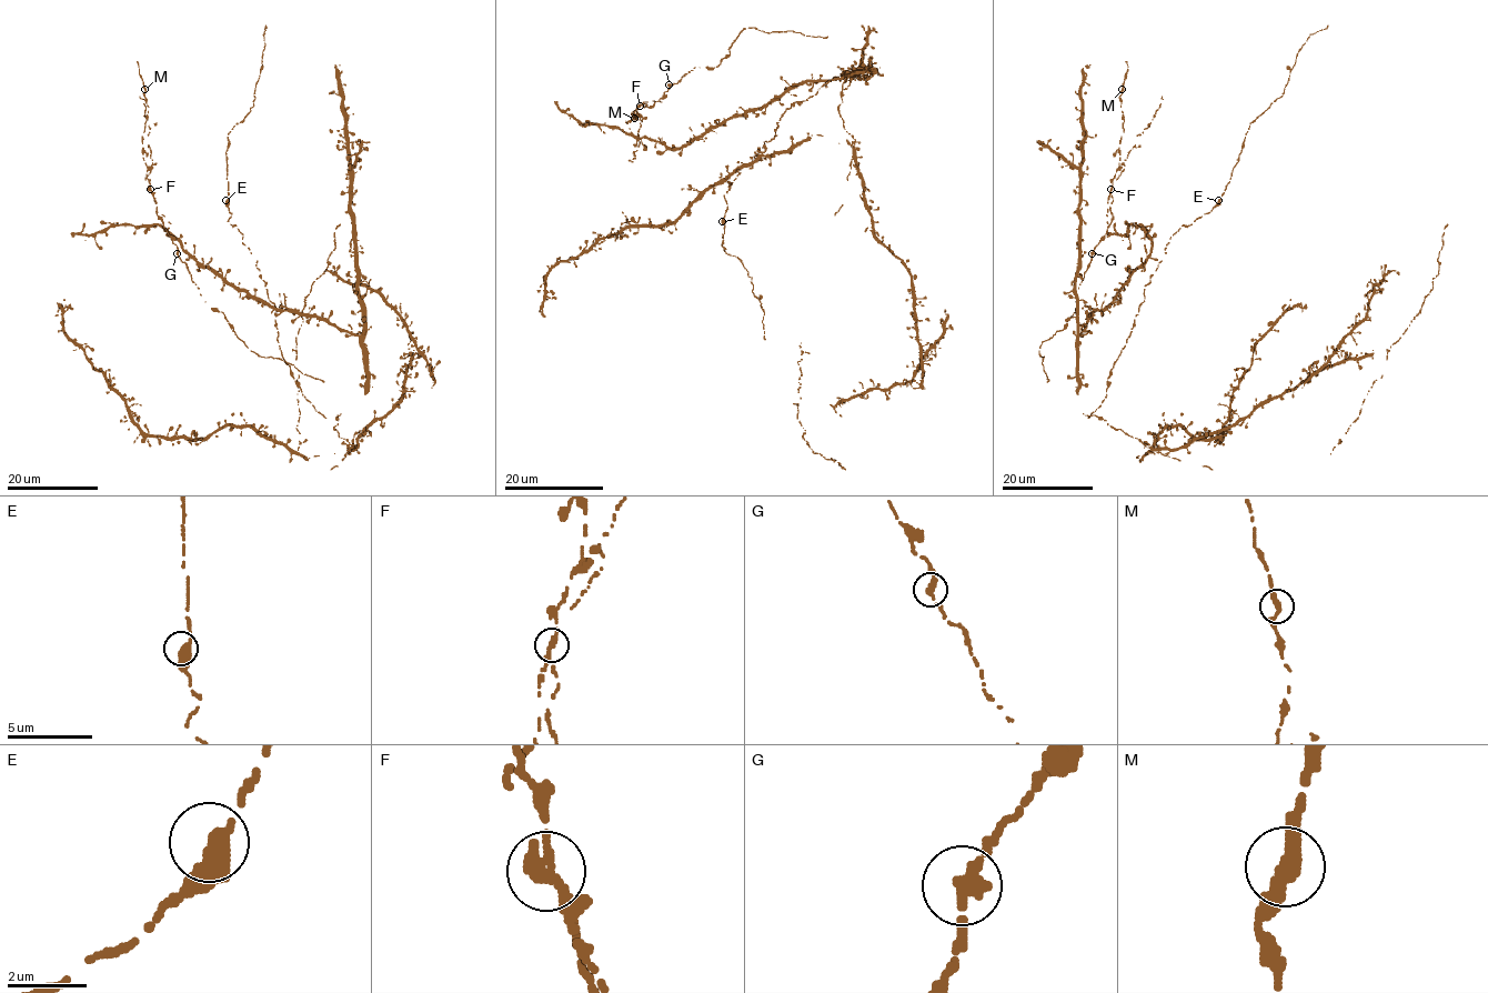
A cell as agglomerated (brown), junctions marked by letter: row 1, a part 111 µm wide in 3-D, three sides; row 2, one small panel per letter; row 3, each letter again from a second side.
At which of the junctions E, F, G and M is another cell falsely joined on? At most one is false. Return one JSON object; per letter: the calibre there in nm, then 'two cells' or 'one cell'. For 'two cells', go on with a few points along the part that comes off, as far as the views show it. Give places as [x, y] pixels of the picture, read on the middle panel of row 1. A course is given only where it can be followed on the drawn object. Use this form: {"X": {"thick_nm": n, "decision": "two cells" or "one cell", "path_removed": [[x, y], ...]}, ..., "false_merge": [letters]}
{"E": {"thick_nm": 400, "decision": "one cell"}, "F": {"thick_nm": 340, "decision": "two cells"}, "G": {"thick_nm": 320, "decision": "one cell"}, "M": {"thick_nm": 320, "decision": "one cell"}, "false_merge": ["F"]}

